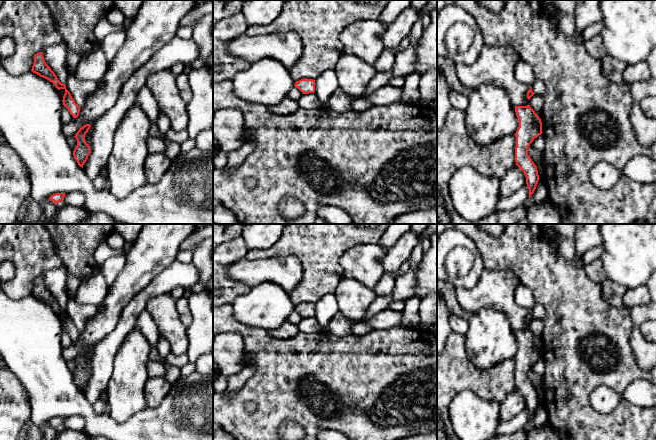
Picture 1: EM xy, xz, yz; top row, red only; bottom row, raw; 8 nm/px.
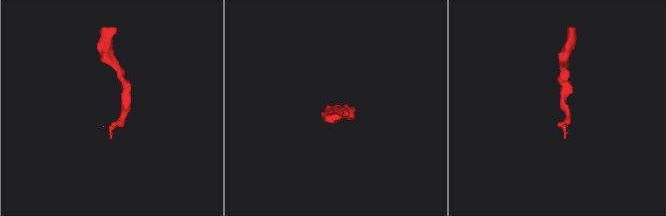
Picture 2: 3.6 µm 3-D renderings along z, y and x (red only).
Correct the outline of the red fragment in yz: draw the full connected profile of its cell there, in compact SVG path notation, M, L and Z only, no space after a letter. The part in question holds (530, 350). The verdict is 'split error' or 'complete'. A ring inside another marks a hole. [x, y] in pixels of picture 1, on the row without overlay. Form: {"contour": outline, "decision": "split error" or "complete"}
{"contour": "M530 329L515 330L515 336L519 344L519 351L515 357L515 386L526 401L530 422L540 402L537 390L528 379L528 372L533 364L543 357L542 346Z", "decision": "complete"}

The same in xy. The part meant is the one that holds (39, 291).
{"contour": "M39 276L34 279L34 287L32 290L31 295L40 301L43 301L50 306L52 306L55 311L60 314L64 313L65 318L63 320L63 329L69 334L70 338L73 340L73 342L77 342L79 340L80 331L75 327L73 324L70 316L66 313L66 309L62 308L55 297L51 294L51 292L46 288L43 277Z", "decision": "complete"}

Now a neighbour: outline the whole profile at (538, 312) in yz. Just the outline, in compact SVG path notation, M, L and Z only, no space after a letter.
M537 302L532 308L531 313L536 319L543 320L545 318L545 310L543 306Z

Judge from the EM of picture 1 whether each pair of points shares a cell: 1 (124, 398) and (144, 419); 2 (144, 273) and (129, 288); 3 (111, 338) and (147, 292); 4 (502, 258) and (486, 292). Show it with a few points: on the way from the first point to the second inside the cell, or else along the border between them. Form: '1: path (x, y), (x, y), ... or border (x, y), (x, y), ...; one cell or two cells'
1: border (146, 406), (124, 421), (115, 421); two cells
2: path (140, 277), (133, 284); one cell
3: path (122, 327), (127, 322), (130, 312), (138, 303); one cell
4: border (485, 267), (510, 270), (518, 279); two cells

